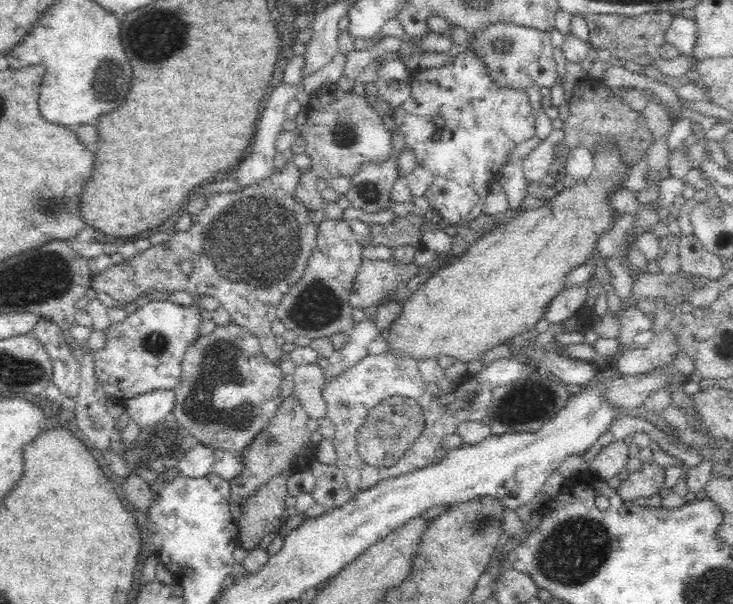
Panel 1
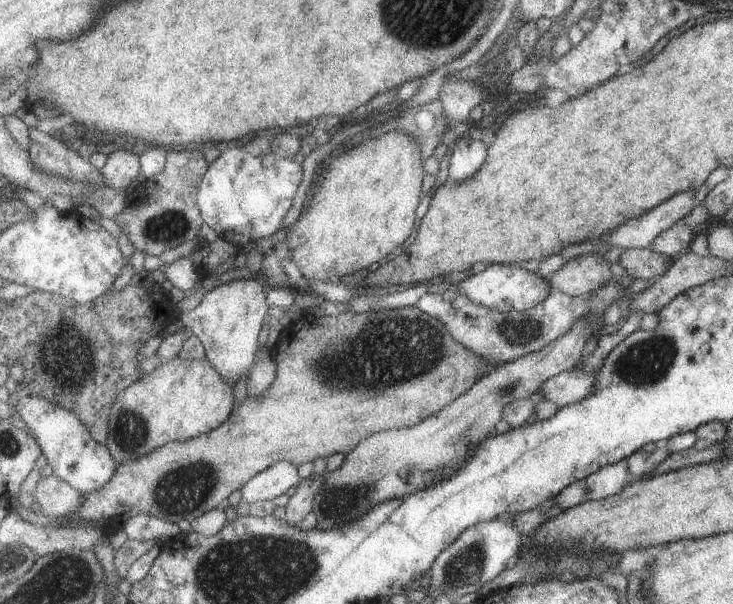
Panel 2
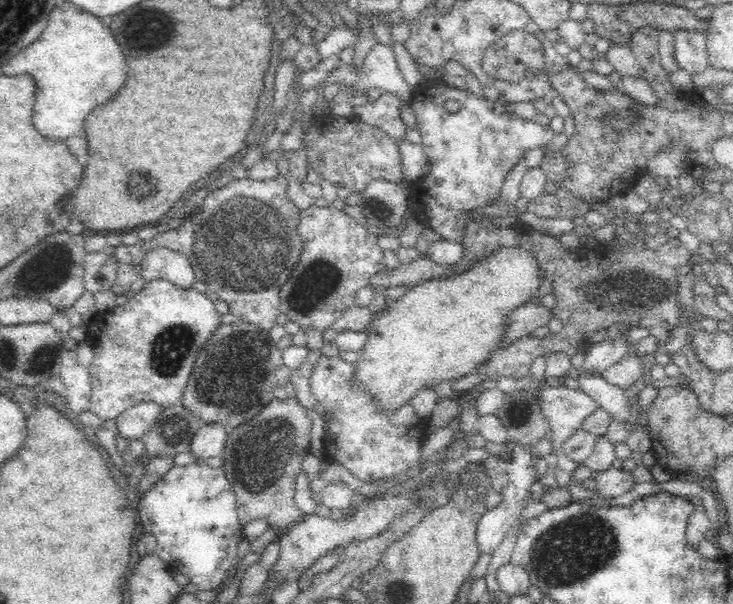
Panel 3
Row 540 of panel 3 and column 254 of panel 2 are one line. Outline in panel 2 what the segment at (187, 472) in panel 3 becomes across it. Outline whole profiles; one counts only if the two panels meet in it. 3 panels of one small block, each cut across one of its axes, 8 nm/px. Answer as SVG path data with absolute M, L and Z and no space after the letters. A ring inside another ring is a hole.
M244 147L224 149L223 155L216 162L211 162L211 169L201 185L199 203L206 223L211 228L216 230L220 236L232 238L232 243L246 246L254 240L275 239L277 232L284 226L288 212L294 206L302 180L304 180L304 166L301 158L290 160L272 152L256 157Z

